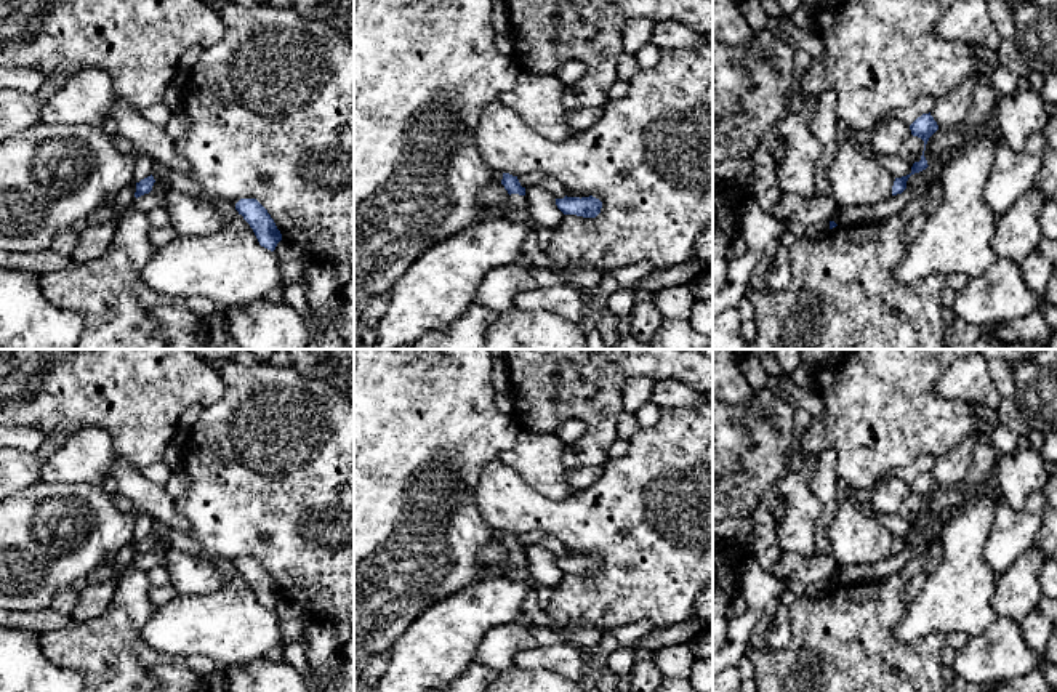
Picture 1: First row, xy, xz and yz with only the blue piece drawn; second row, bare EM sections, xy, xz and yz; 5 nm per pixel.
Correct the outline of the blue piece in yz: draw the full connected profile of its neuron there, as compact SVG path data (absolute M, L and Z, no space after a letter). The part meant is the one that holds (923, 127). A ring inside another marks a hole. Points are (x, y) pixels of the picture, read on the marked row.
M929 112L929 114L922 114L921 117L918 117L910 125L910 130L913 136L918 136L924 141L924 151L926 151L927 141L938 130L938 125Z

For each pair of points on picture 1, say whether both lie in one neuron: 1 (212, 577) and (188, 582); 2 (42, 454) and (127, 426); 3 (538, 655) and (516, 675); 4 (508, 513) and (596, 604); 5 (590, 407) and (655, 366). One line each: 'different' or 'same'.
1: same
2: different
3: different
4: same
5: same

